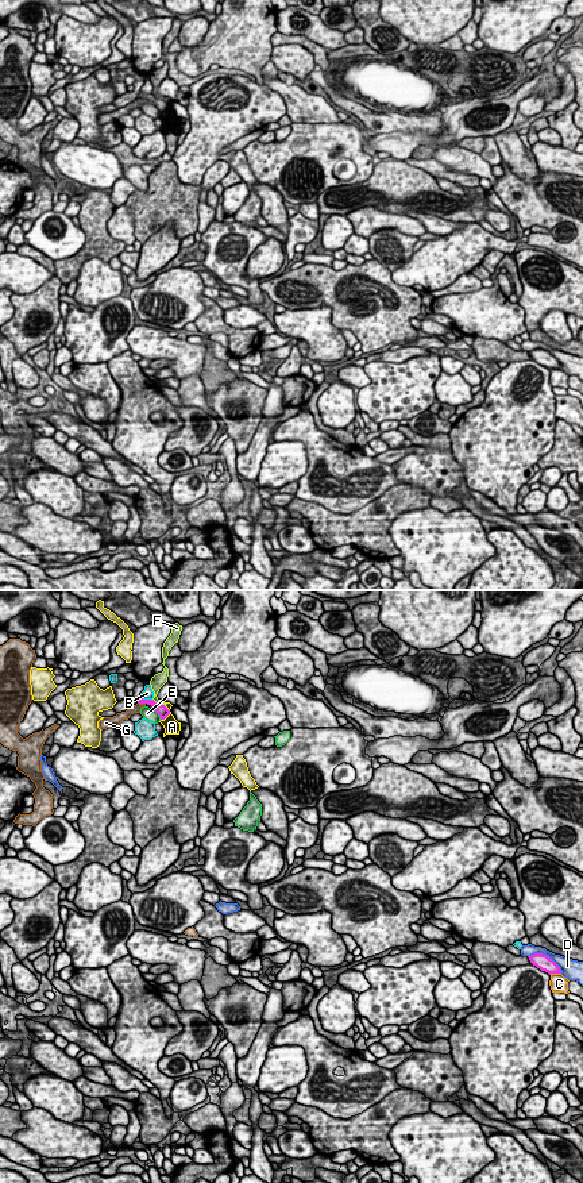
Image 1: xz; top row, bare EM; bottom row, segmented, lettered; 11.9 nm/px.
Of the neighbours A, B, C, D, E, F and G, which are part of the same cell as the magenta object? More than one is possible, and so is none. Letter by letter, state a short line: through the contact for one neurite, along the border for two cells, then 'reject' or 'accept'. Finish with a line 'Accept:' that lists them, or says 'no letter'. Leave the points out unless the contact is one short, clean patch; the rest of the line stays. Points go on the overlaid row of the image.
A: reject
B: reject
C: reject
D: reject
E: reject
F: line xz (153, 698), (163, 705); reject
G: line xz (138, 701), (145, 704); reject
Accept: no letter

